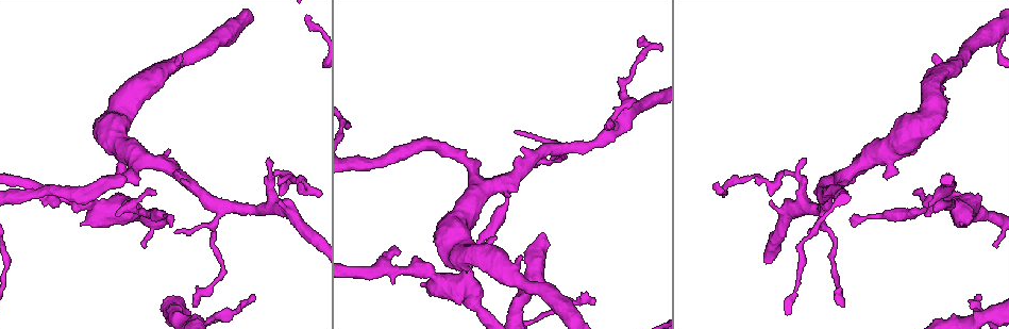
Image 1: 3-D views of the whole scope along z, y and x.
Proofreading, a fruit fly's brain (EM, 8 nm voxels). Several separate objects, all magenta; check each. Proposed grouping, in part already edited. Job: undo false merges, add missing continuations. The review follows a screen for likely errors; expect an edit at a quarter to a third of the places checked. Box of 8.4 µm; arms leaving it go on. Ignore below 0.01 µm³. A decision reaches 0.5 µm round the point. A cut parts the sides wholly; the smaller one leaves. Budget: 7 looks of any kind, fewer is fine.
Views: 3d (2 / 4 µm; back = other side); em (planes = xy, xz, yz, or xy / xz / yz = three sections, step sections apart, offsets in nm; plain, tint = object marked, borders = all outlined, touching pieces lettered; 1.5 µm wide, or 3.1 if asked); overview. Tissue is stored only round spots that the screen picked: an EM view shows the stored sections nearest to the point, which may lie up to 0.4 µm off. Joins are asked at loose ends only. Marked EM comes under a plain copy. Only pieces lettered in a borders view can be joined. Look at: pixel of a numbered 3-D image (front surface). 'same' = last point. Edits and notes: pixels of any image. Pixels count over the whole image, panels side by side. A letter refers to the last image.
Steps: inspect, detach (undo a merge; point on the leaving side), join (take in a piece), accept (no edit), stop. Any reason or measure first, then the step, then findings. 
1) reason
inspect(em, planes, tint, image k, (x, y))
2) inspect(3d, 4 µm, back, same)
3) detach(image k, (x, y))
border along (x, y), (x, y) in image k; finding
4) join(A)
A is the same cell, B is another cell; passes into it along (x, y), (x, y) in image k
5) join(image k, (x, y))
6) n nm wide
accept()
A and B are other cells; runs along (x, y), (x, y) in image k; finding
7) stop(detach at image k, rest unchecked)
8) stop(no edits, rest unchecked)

branch stops here
inspect(em, planes, borders, image 1, (144, 244))

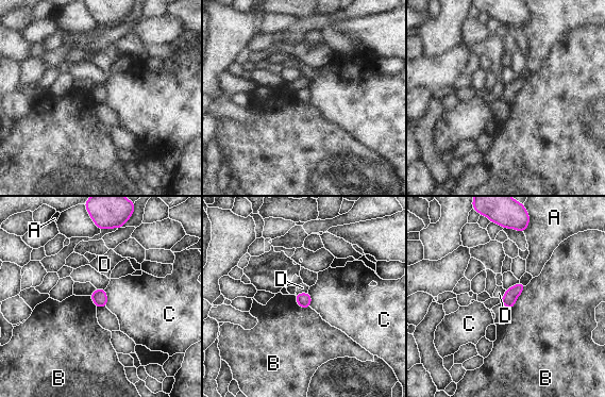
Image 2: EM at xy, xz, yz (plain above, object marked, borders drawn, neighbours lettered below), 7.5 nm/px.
accept()
A, B, C and D are other cells; border along (307, 291), (296, 294) in image 2; none of them fits

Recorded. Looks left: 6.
an open end
inspect(3d, 4 µm, image 1, (175, 233))

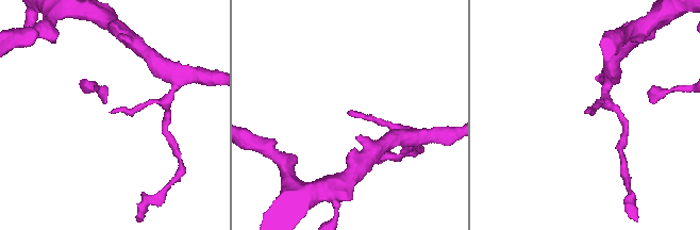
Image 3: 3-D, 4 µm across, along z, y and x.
now the EM
inspect(em, yz, step 8, borders, image 3, (351, 110))

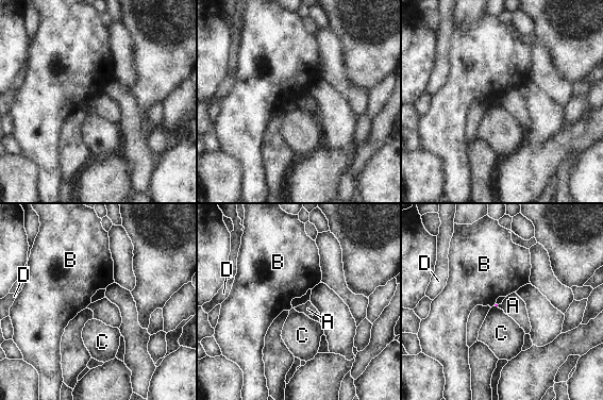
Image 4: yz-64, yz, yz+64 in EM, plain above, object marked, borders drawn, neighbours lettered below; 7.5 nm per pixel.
another direction
inspect(em, planes, borders, same)

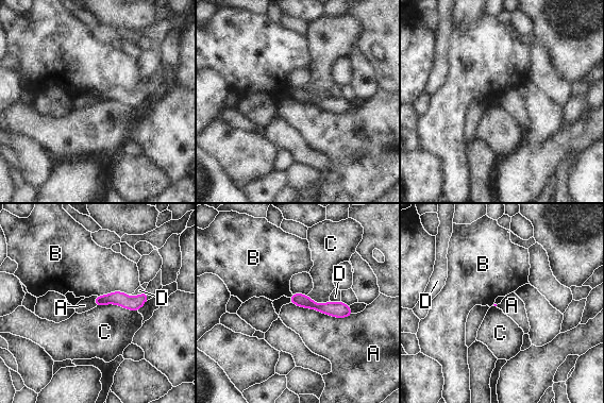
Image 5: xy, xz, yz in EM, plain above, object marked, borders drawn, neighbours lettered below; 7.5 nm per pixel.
A touches over 500 nm
accept()
A, B, C and D are other cells; none of them fits

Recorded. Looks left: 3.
thin end
inspect(3d, 2 µm, image 1, (193, 307))

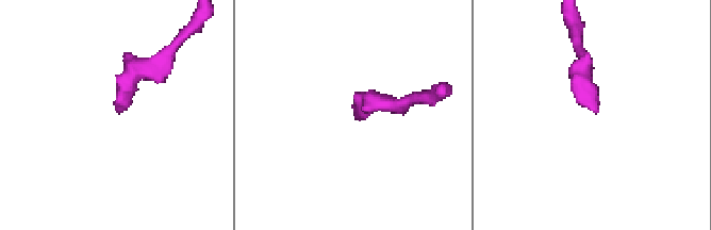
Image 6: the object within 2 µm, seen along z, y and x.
shape alone is not enough
inspect(em, xy, step 8, borders, image 6, (357, 117))

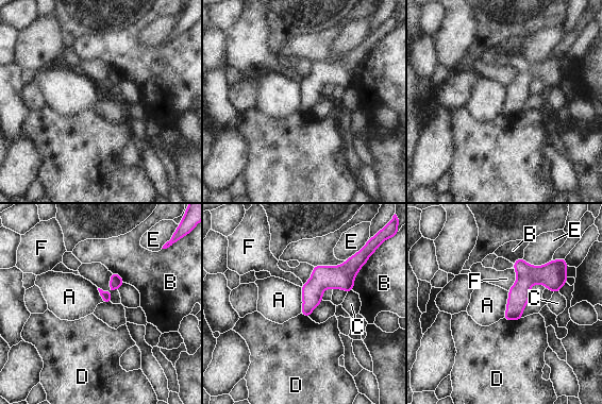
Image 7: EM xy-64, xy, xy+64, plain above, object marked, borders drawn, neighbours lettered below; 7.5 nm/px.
inspect(em, planes, borders, same)

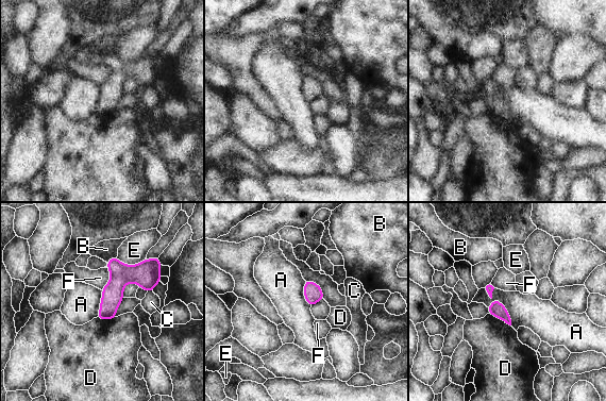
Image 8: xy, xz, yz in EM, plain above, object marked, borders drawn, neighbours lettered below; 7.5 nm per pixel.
110 nm wide
accept()
A, B, C, D, E and F are other cells; runs along (138, 268), (114, 289), (101, 316) in image 8; no lettered piece goes on from it

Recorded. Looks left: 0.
stop(no edits, rest unchecked)

